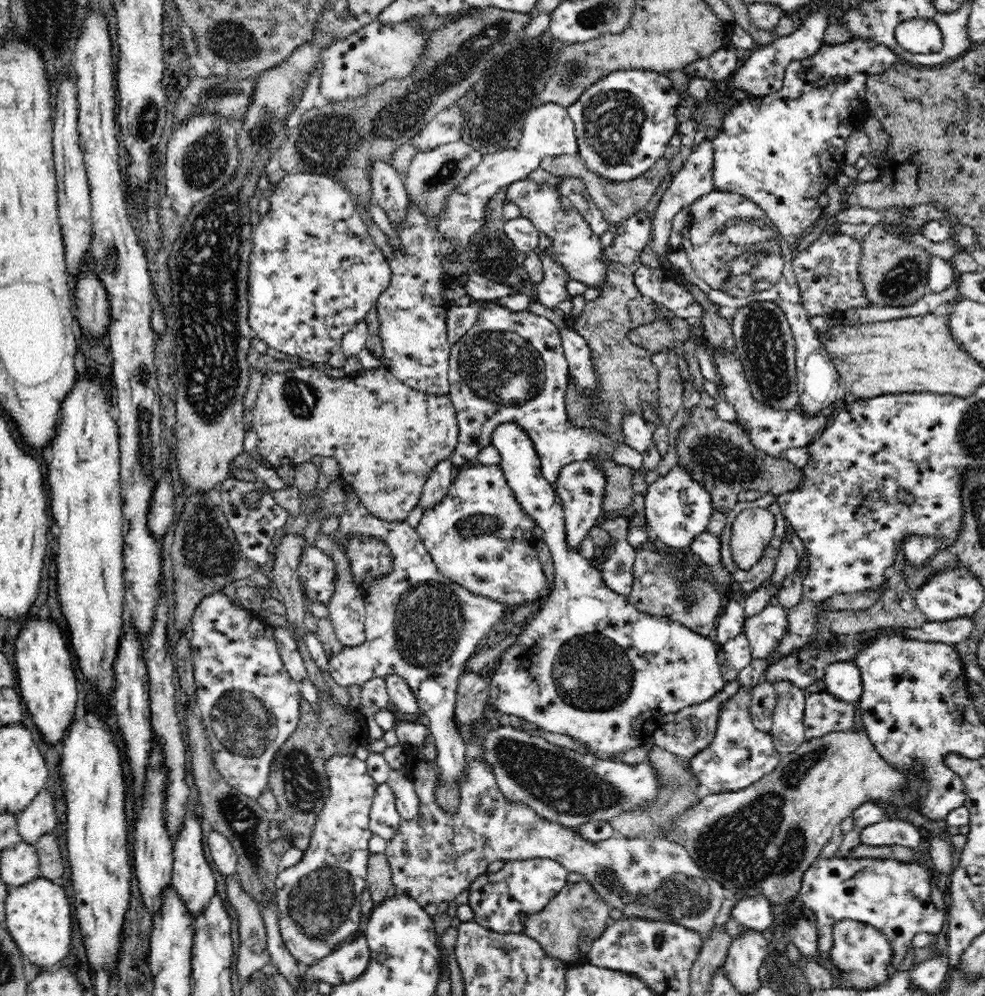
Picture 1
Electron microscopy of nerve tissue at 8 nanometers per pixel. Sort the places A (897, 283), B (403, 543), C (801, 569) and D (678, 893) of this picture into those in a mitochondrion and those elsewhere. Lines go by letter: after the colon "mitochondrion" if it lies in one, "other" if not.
A: mitochondrion
B: other
C: other
D: mitochondrion

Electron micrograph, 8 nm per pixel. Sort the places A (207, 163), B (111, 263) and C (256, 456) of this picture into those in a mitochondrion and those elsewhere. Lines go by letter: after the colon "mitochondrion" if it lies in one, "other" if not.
A: mitochondrion
B: mitochondrion
C: other

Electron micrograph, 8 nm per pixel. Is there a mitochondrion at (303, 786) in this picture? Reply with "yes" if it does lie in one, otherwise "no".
yes

